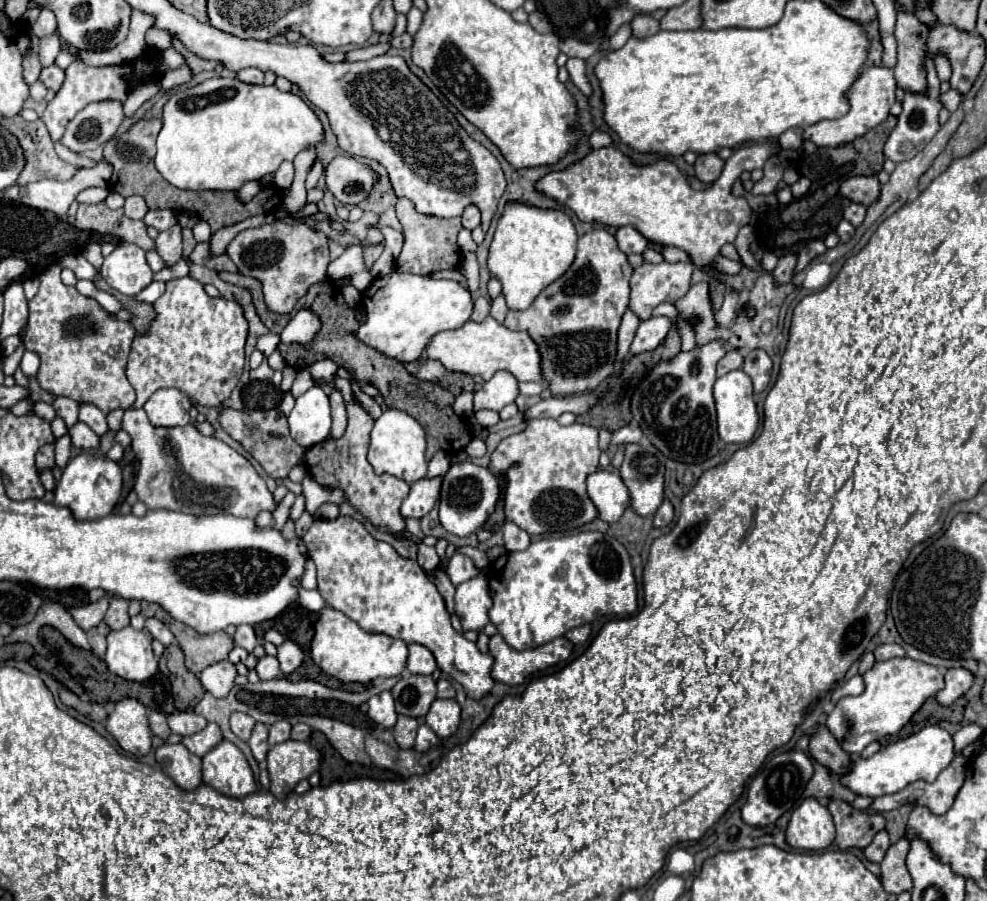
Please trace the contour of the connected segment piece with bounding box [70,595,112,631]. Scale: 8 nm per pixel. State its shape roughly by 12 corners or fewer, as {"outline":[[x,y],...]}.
{"outline":[[112,595],[96,603],[70,609],[78,627],[96,627],[104,617]]}

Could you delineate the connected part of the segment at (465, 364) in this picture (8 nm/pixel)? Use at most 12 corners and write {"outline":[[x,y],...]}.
{"outline":[[492,315],[432,337],[424,353],[450,371],[510,371],[544,383],[526,331]]}

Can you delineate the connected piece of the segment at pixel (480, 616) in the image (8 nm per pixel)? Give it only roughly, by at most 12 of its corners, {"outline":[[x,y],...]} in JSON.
{"outline":[[488,579],[456,587],[464,631],[482,631],[492,607]]}

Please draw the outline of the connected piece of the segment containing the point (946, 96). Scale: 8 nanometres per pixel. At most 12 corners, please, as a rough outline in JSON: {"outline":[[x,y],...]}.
{"outline":[[950,89],[941,94],[940,103],[950,113],[962,101],[960,91]]}

